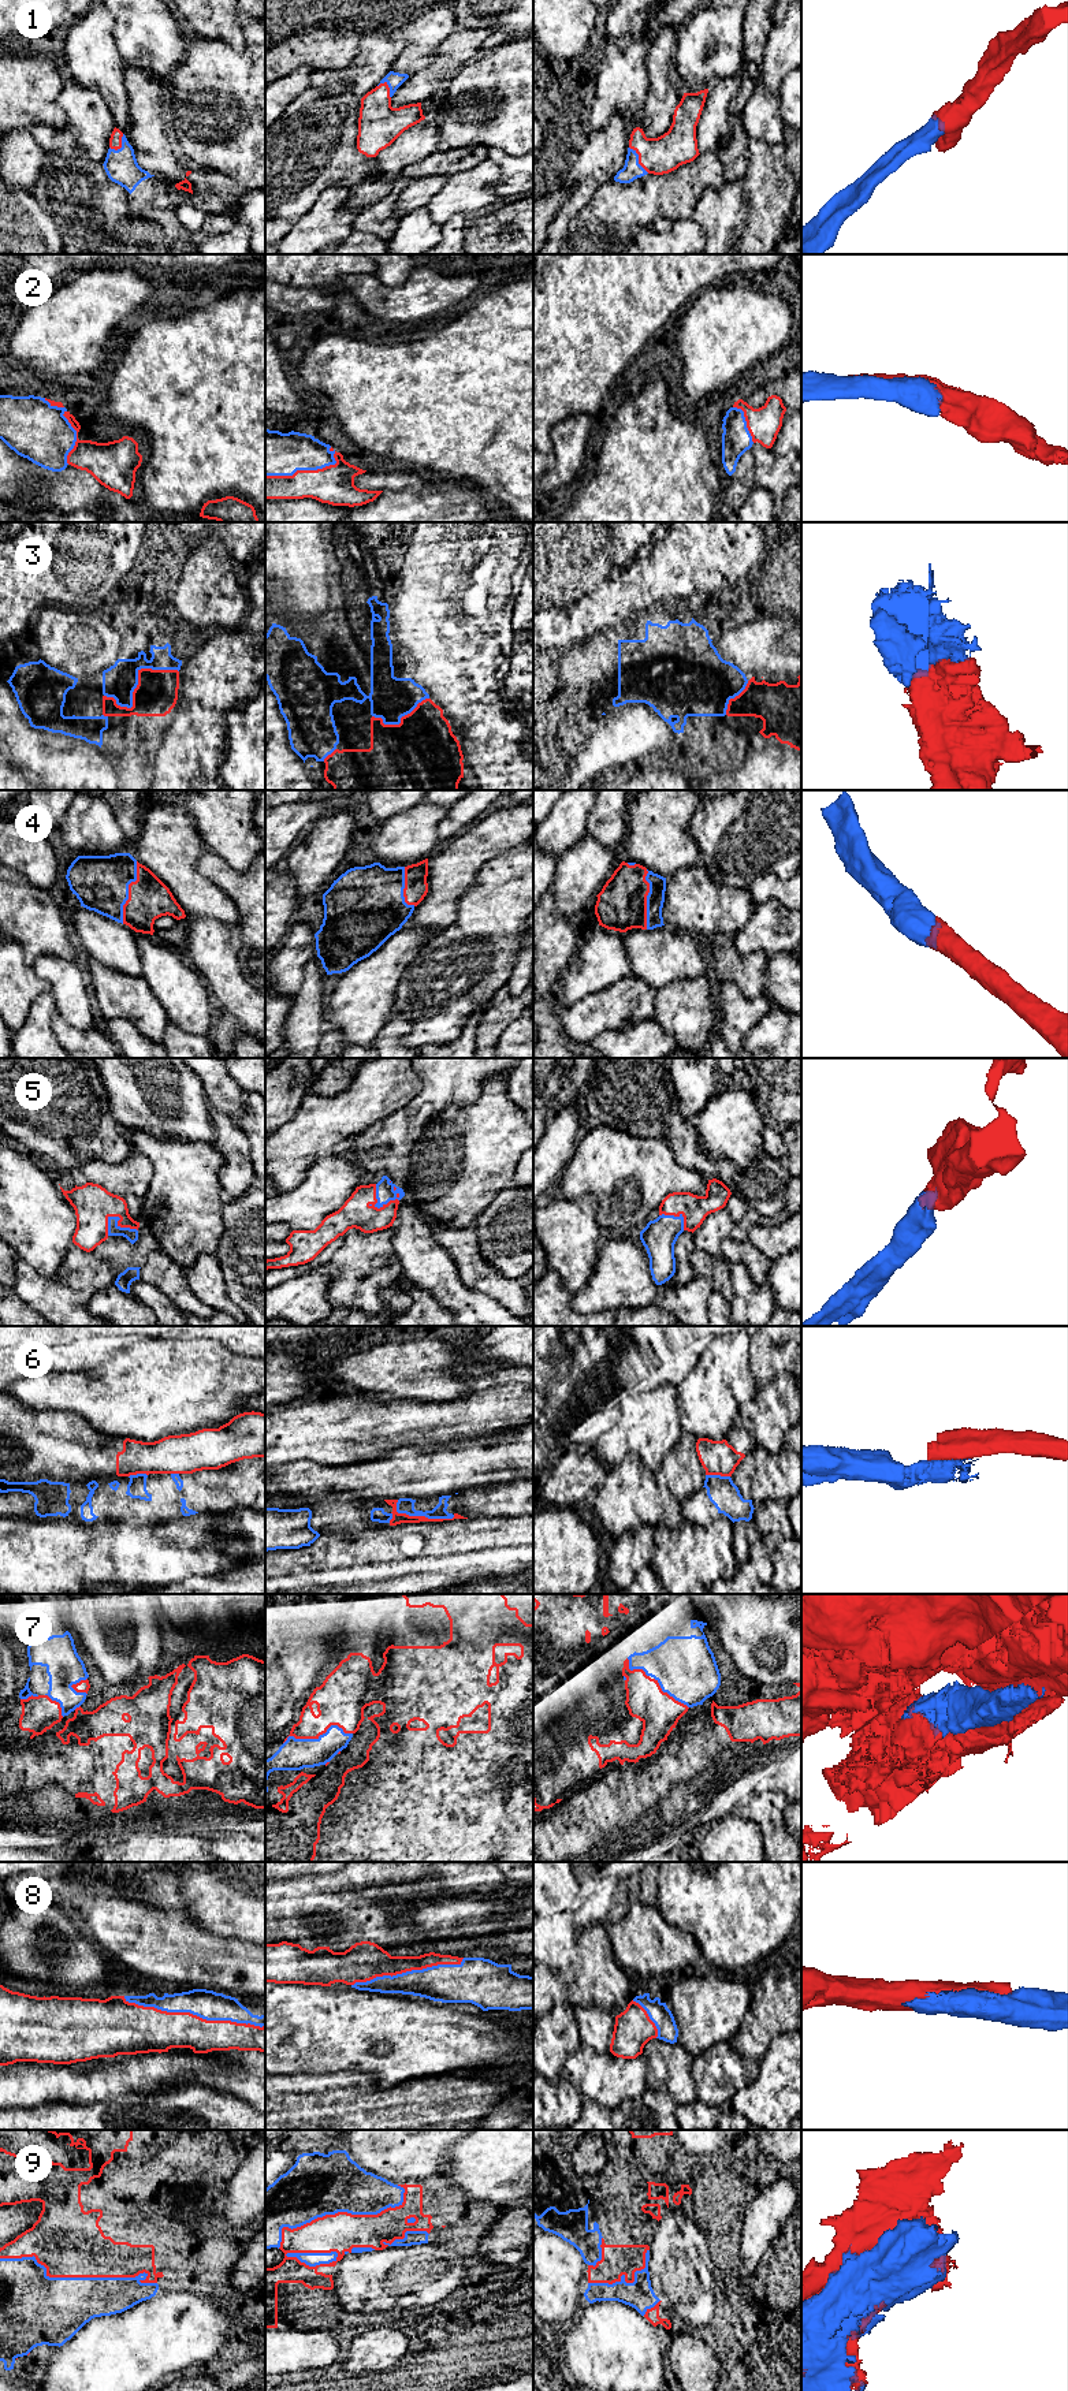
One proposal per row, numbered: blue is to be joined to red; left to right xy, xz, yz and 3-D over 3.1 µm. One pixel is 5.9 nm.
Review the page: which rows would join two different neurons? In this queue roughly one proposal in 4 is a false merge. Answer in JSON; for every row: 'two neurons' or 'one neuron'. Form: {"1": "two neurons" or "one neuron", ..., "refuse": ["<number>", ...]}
{"1": "one neuron", "2": "one neuron", "3": "one neuron", "4": "one neuron", "5": "one neuron", "6": "two neurons", "7": "two neurons", "8": "one neuron", "9": "one neuron", "refuse": ["6", "7"]}

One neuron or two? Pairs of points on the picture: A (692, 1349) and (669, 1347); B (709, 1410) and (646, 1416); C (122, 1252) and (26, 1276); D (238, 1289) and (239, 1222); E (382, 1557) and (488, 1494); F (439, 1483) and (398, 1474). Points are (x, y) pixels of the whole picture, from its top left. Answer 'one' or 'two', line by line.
A: two
B: two
C: one
D: one
E: two
F: one

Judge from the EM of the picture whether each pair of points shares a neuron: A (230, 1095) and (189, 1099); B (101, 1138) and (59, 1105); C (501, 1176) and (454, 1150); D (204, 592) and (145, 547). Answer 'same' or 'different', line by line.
A: different
B: same
C: same
D: different

